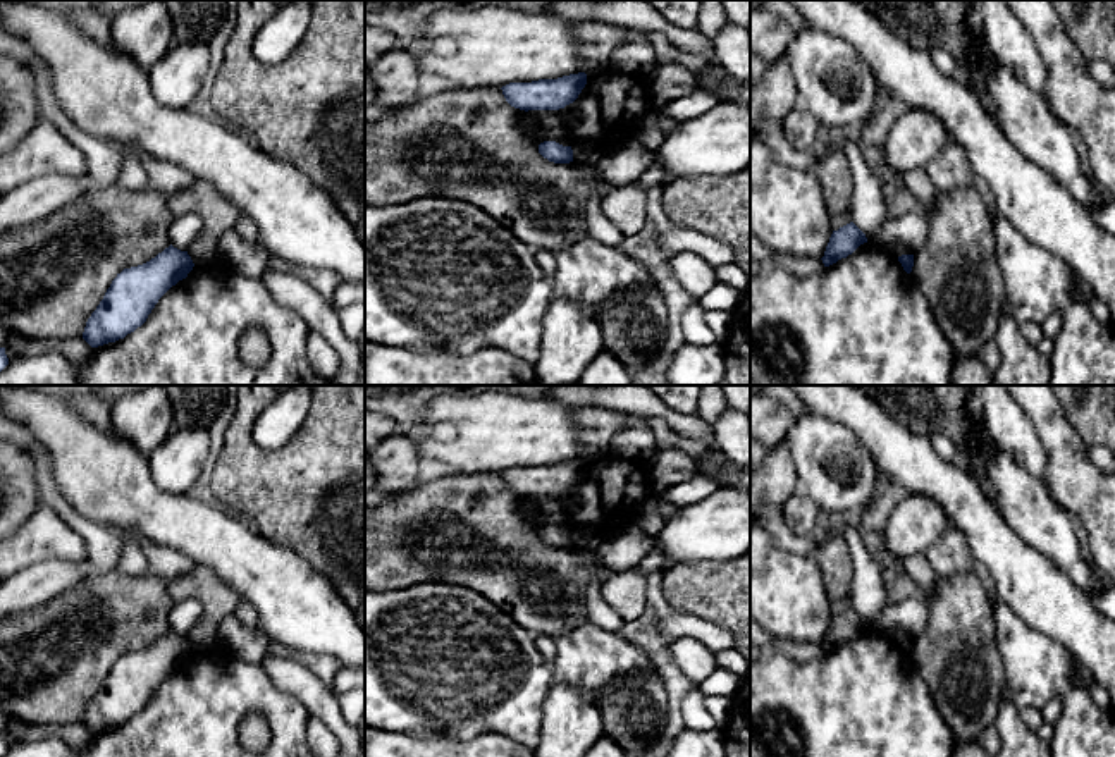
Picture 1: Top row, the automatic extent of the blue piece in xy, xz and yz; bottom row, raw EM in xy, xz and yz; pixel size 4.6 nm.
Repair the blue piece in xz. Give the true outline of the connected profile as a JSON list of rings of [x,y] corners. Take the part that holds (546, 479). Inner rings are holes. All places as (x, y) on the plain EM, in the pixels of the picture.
[[[570,459],[558,465],[509,468],[502,471],[506,487],[520,495],[559,495],[573,489],[587,470],[587,459]]]

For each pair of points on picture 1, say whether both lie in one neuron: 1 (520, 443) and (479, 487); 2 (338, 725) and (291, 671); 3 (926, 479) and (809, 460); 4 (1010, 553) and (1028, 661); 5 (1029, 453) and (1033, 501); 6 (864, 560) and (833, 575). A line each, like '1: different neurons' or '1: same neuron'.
1: different neurons
2: same neuron
3: different neurons
4: different neurons
5: different neurons
6: different neurons

